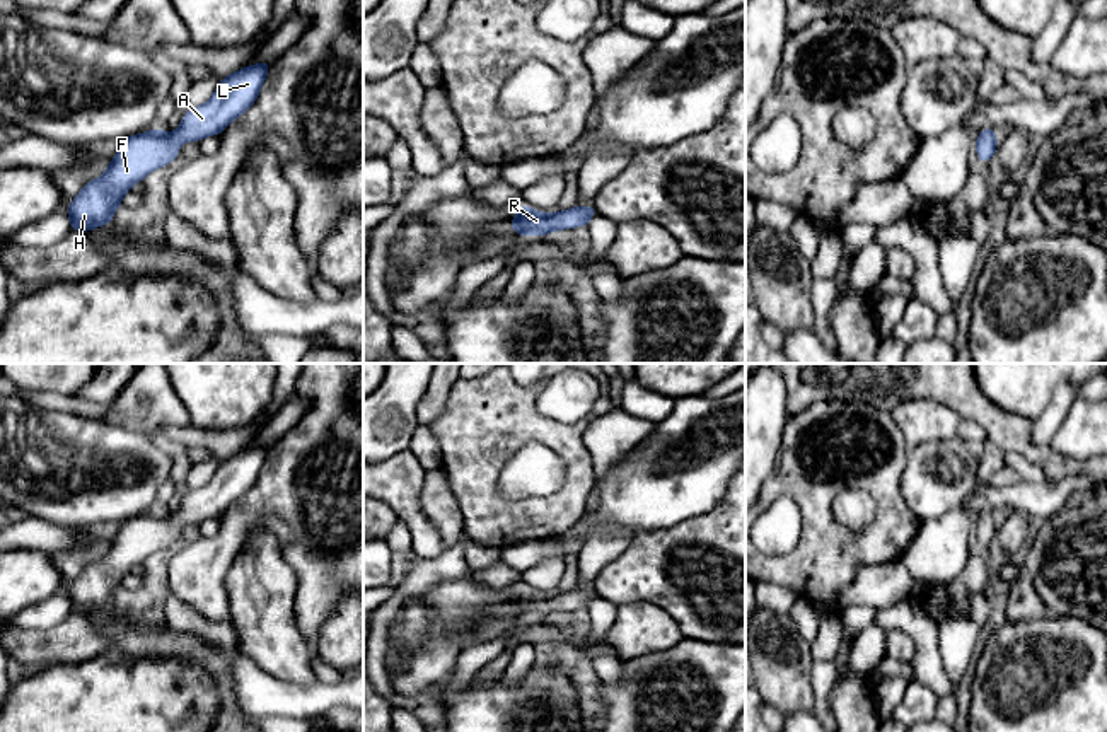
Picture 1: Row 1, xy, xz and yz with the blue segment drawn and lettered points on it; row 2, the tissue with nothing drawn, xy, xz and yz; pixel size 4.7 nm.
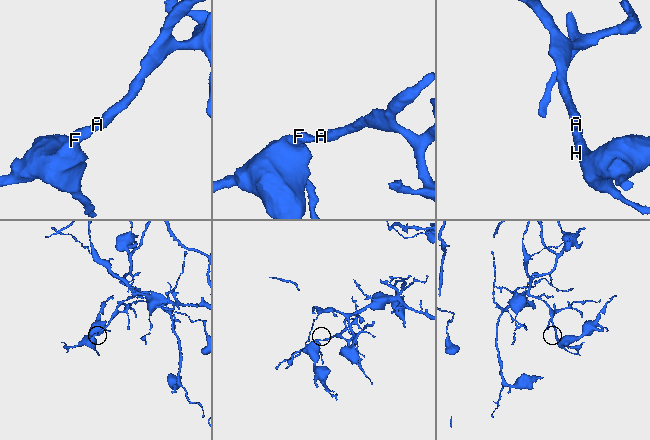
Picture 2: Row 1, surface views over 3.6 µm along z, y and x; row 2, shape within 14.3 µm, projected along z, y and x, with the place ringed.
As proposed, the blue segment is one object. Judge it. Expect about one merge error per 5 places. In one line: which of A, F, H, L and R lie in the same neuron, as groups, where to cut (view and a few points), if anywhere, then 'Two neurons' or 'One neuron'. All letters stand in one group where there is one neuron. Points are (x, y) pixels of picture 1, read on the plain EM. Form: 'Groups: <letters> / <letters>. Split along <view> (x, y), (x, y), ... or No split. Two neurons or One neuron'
Groups: A F H L R. No split. One neuron

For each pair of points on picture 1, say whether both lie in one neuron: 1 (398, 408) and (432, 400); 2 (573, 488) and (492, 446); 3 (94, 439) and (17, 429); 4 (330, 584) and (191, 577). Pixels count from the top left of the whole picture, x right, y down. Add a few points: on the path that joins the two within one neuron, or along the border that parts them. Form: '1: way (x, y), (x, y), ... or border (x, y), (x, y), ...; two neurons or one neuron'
1: border (430, 381), (417, 406), (418, 424); two neurons
2: way (573, 461), (548, 432), (519, 432); one neuron
3: way (75, 439), (36, 439); one neuron
4: way (302, 548), (275, 521), (248, 521), (227, 541); one neuron

